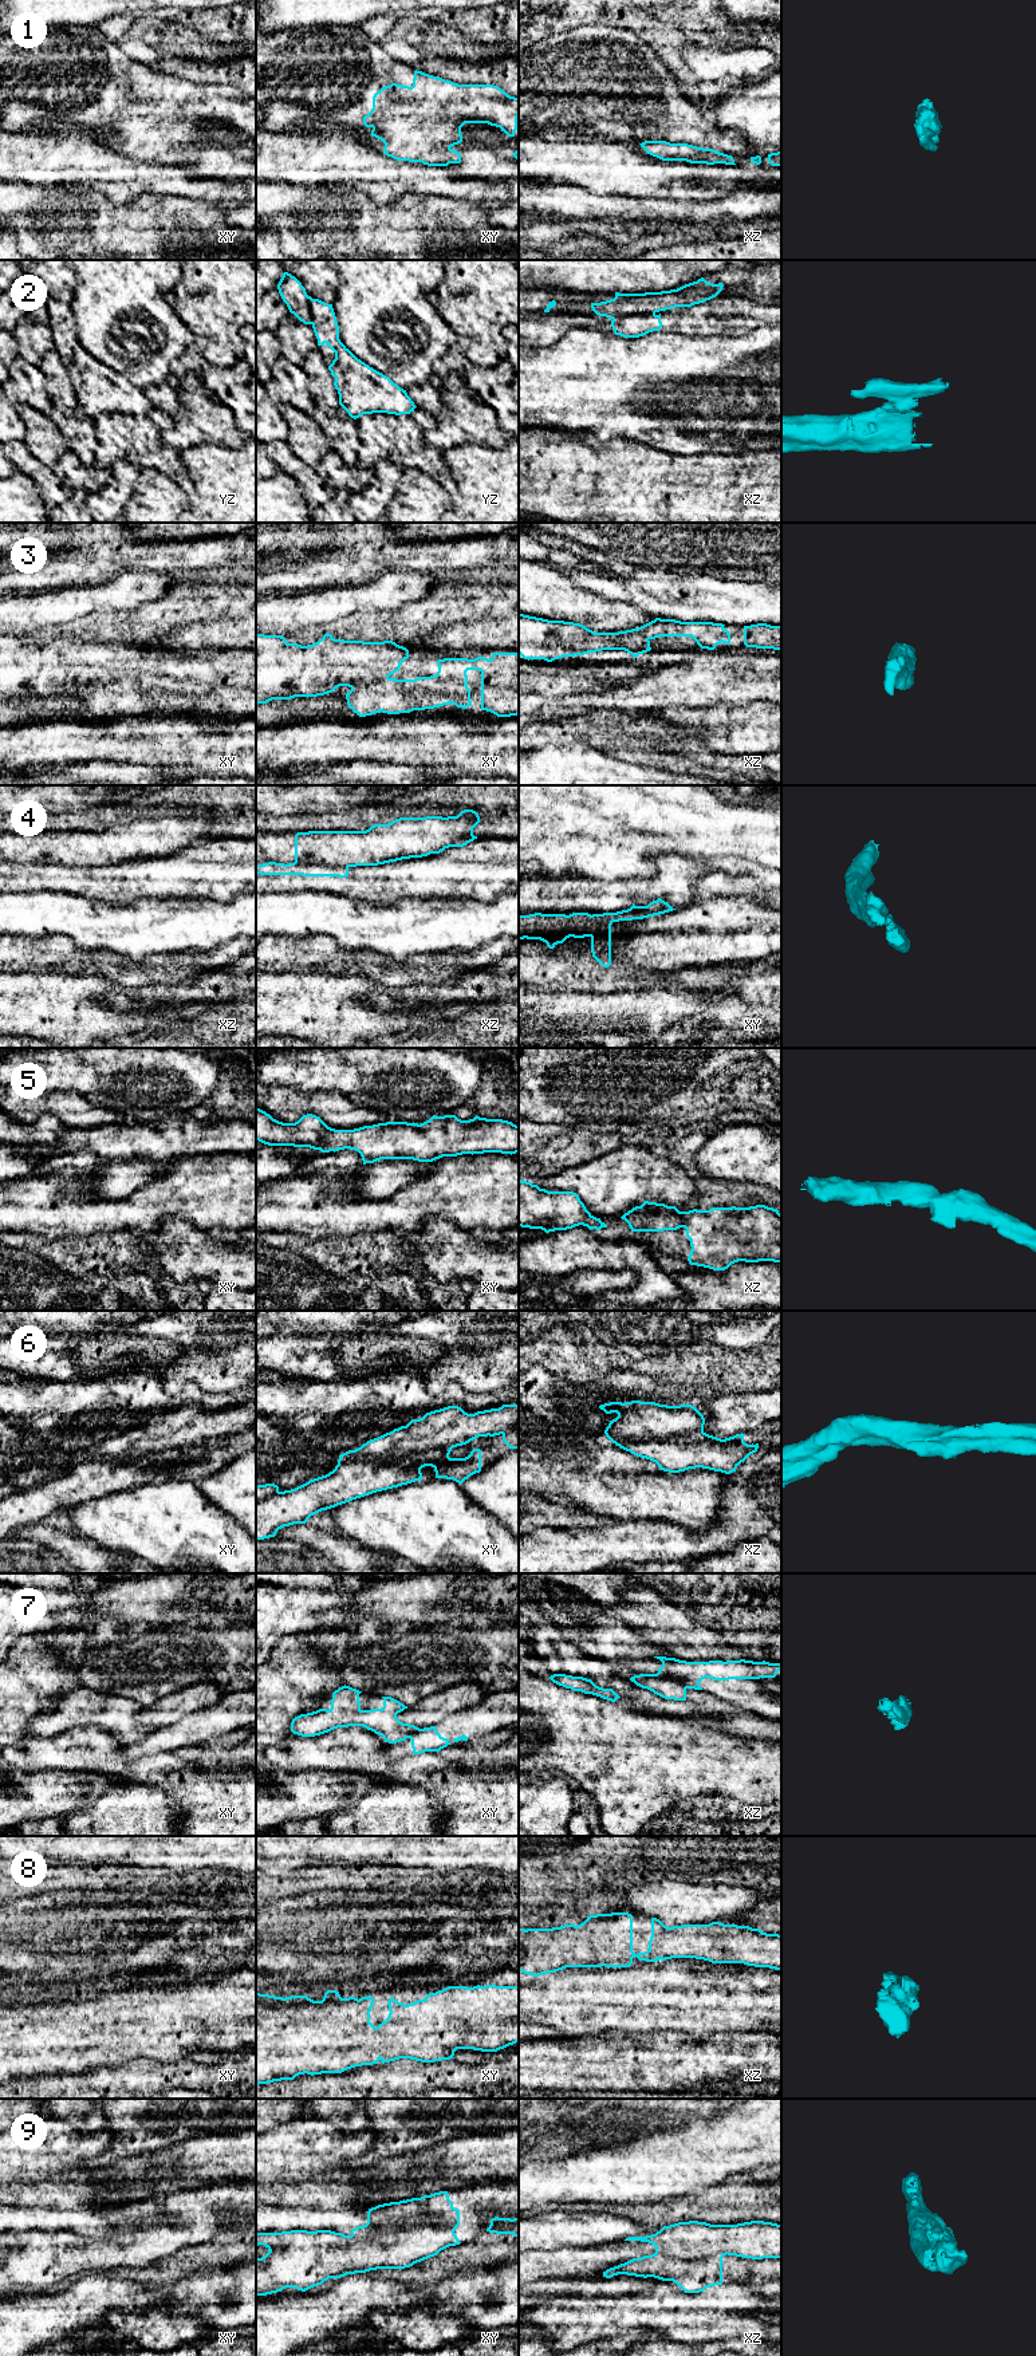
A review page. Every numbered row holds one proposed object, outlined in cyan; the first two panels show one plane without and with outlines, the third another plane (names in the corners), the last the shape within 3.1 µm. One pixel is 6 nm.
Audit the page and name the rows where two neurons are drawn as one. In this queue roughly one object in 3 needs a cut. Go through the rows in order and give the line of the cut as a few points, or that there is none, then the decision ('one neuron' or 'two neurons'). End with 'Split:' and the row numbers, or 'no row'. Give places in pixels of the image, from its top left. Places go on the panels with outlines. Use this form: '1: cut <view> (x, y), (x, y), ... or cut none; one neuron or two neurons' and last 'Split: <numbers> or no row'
1: cut none; one neuron
2: cut xz (654, 312), (626, 314), (613, 319); two neurons
3: cut none; one neuron
4: cut xz (295, 861), (316, 861), (347, 867); two neurons
5: cut none; one neuron
6: cut xy (450, 1448), (432, 1448), (396, 1457), (347, 1457), (338, 1464); two neurons
7: cut xz (657, 1673), (677, 1679), (686, 1687); two neurons
8: cut none; one neuron
9: cut xy (440, 2219), (436, 2225), (406, 2225), (362, 2238), (350, 2236); two neurons
Split: 2, 4, 6, 7, 9

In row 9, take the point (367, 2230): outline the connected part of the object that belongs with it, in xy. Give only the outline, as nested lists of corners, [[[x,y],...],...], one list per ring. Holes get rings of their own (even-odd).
[[[421,2213],[410,2217],[409,2219],[399,2221],[397,2223],[383,2223],[379,2227],[374,2227],[371,2223],[367,2222],[363,2226],[358,2226],[352,2229],[351,2237],[357,2239],[363,2239],[373,2235],[382,2235],[390,2231],[397,2231],[401,2227],[414,2226],[419,2223],[429,2223],[429,2225],[437,2226],[438,2221],[440,2221],[438,2217],[436,2217],[434,2214]]]

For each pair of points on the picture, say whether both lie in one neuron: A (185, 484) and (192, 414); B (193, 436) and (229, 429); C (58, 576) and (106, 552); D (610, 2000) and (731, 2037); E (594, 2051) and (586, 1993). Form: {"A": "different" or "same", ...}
{"A": "different", "B": "same", "C": "same", "D": "different", "E": "different"}

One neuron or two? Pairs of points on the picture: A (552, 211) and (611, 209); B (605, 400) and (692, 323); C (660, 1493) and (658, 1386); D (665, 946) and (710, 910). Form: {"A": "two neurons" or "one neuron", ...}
{"A": "one neuron", "B": "two neurons", "C": "two neurons", "D": "one neuron"}

